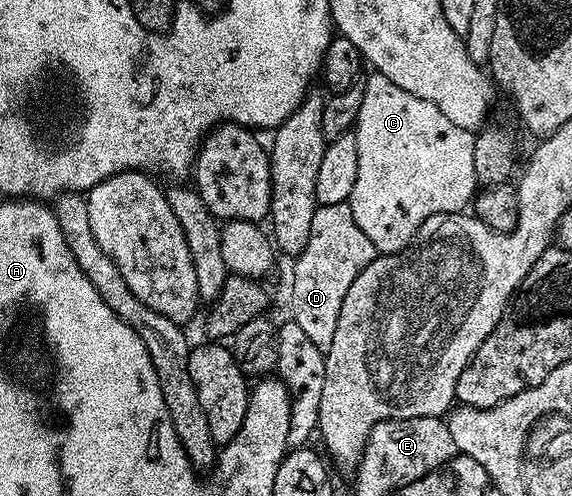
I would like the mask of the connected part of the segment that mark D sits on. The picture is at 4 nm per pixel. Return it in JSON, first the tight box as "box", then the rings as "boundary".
{"box":[291,202,377,353],"boundary":[[[350,202],[341,205],[316,206],[313,213],[313,226],[309,232],[309,245],[294,260],[295,268],[291,271],[291,315],[297,325],[301,325],[306,336],[324,353],[333,345],[333,333],[337,330],[337,317],[341,317],[341,305],[345,302],[345,293],[349,293],[349,285],[357,281],[361,269],[369,265],[377,257],[373,241],[361,233],[357,221],[353,221],[353,209]]]}

